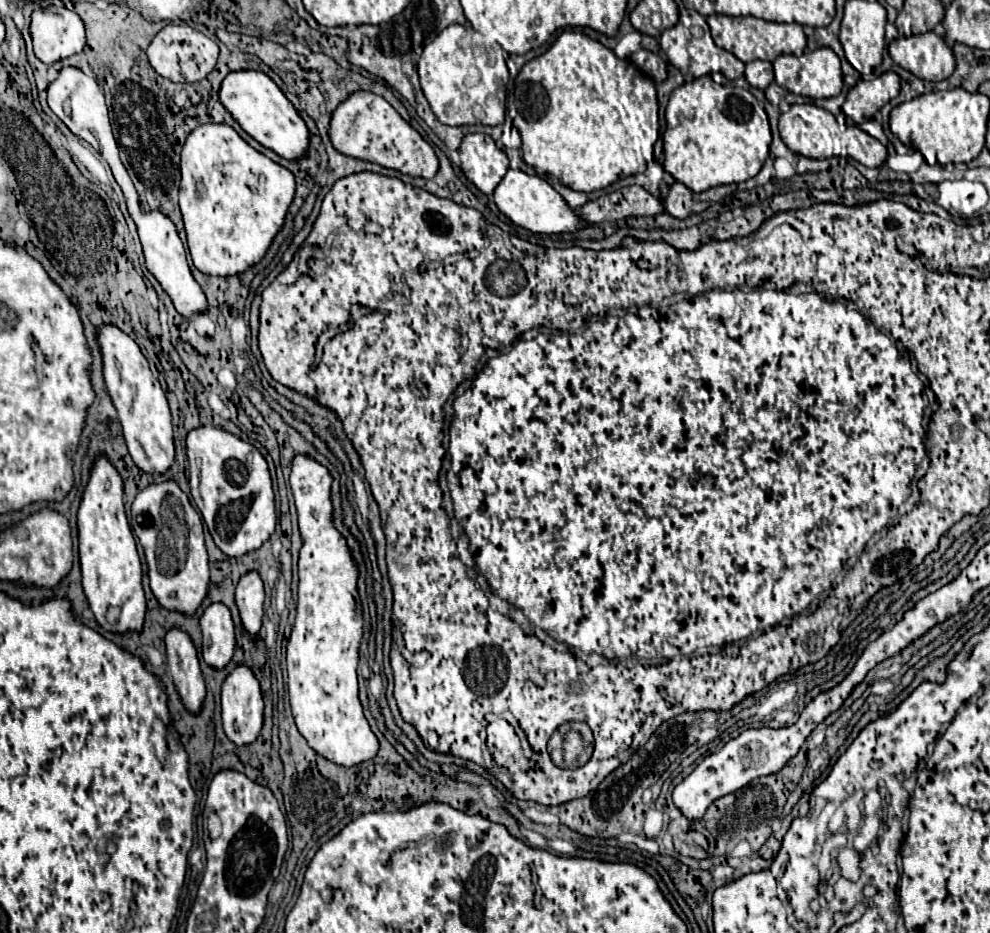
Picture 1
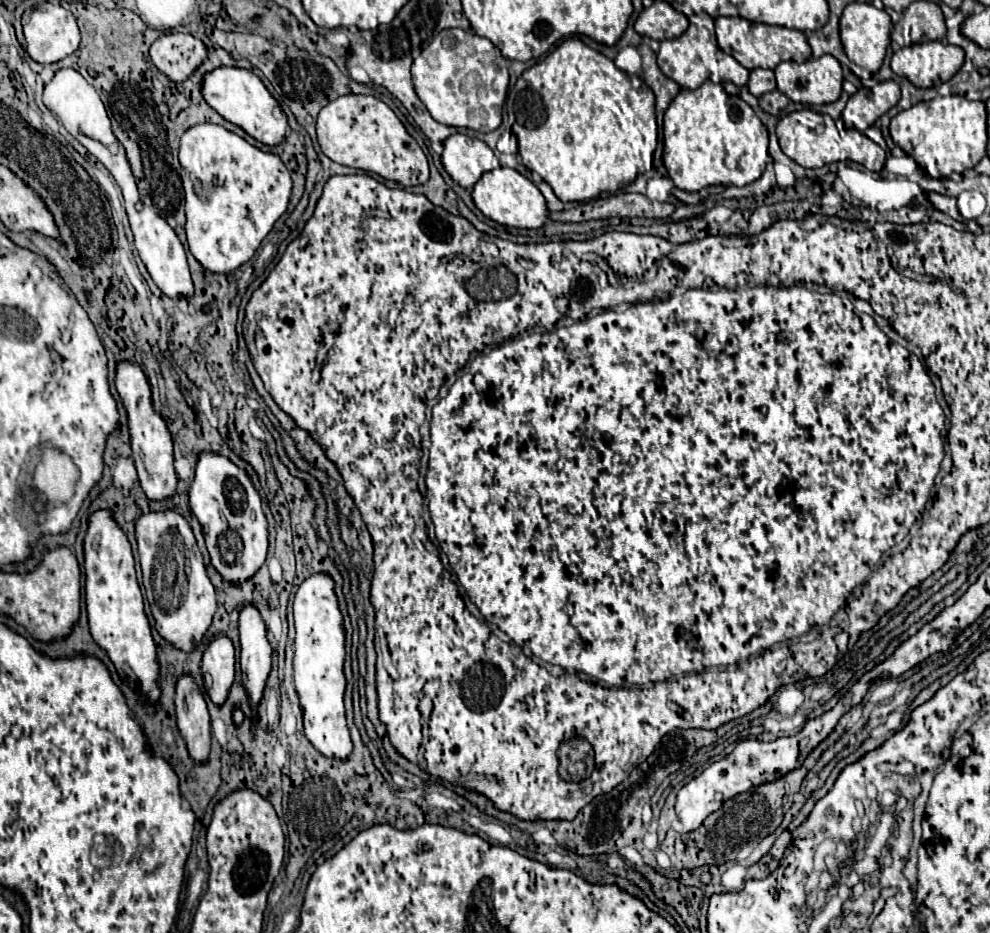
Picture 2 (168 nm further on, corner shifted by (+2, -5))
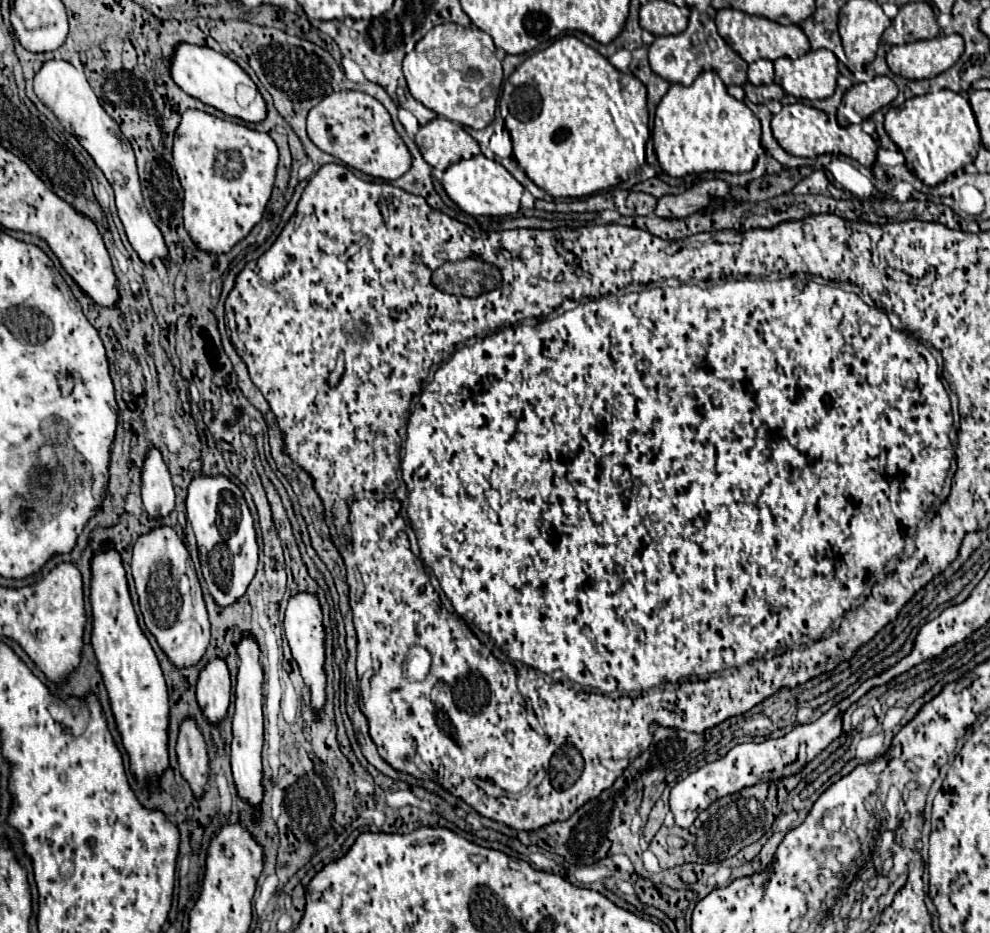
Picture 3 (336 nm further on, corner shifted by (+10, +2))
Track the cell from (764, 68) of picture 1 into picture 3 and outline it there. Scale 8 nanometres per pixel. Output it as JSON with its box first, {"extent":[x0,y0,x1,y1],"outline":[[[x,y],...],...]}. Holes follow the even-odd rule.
{"extent":[747,59,773,85],"outline":[[[759,59],[749,65],[747,79],[751,85],[769,85],[773,83],[773,63],[769,59]]]}

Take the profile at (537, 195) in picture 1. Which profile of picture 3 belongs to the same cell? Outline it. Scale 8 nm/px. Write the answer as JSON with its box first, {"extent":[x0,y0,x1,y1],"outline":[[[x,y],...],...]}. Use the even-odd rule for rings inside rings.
{"extent":[443,155,523,217],"outline":[[[475,155],[467,161],[459,161],[451,165],[443,173],[443,187],[447,195],[469,215],[485,215],[485,217],[499,217],[499,215],[515,215],[521,207],[523,185],[495,159],[487,159],[485,155]]]}

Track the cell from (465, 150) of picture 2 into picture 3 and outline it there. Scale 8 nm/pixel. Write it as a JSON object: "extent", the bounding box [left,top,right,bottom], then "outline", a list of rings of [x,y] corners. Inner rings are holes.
{"extent":[415,117,481,171],"outline":[[[441,117],[423,125],[415,141],[423,159],[439,171],[445,171],[453,161],[463,161],[481,153],[479,143],[459,123]]]}

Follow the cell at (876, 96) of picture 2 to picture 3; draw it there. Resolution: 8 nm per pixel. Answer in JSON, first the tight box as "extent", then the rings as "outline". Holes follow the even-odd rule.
{"extent":[837,75,897,125],"outline":[[[879,75],[867,83],[857,83],[843,95],[837,120],[842,125],[860,124],[877,109],[889,105],[895,97],[897,85],[885,75]]]}

